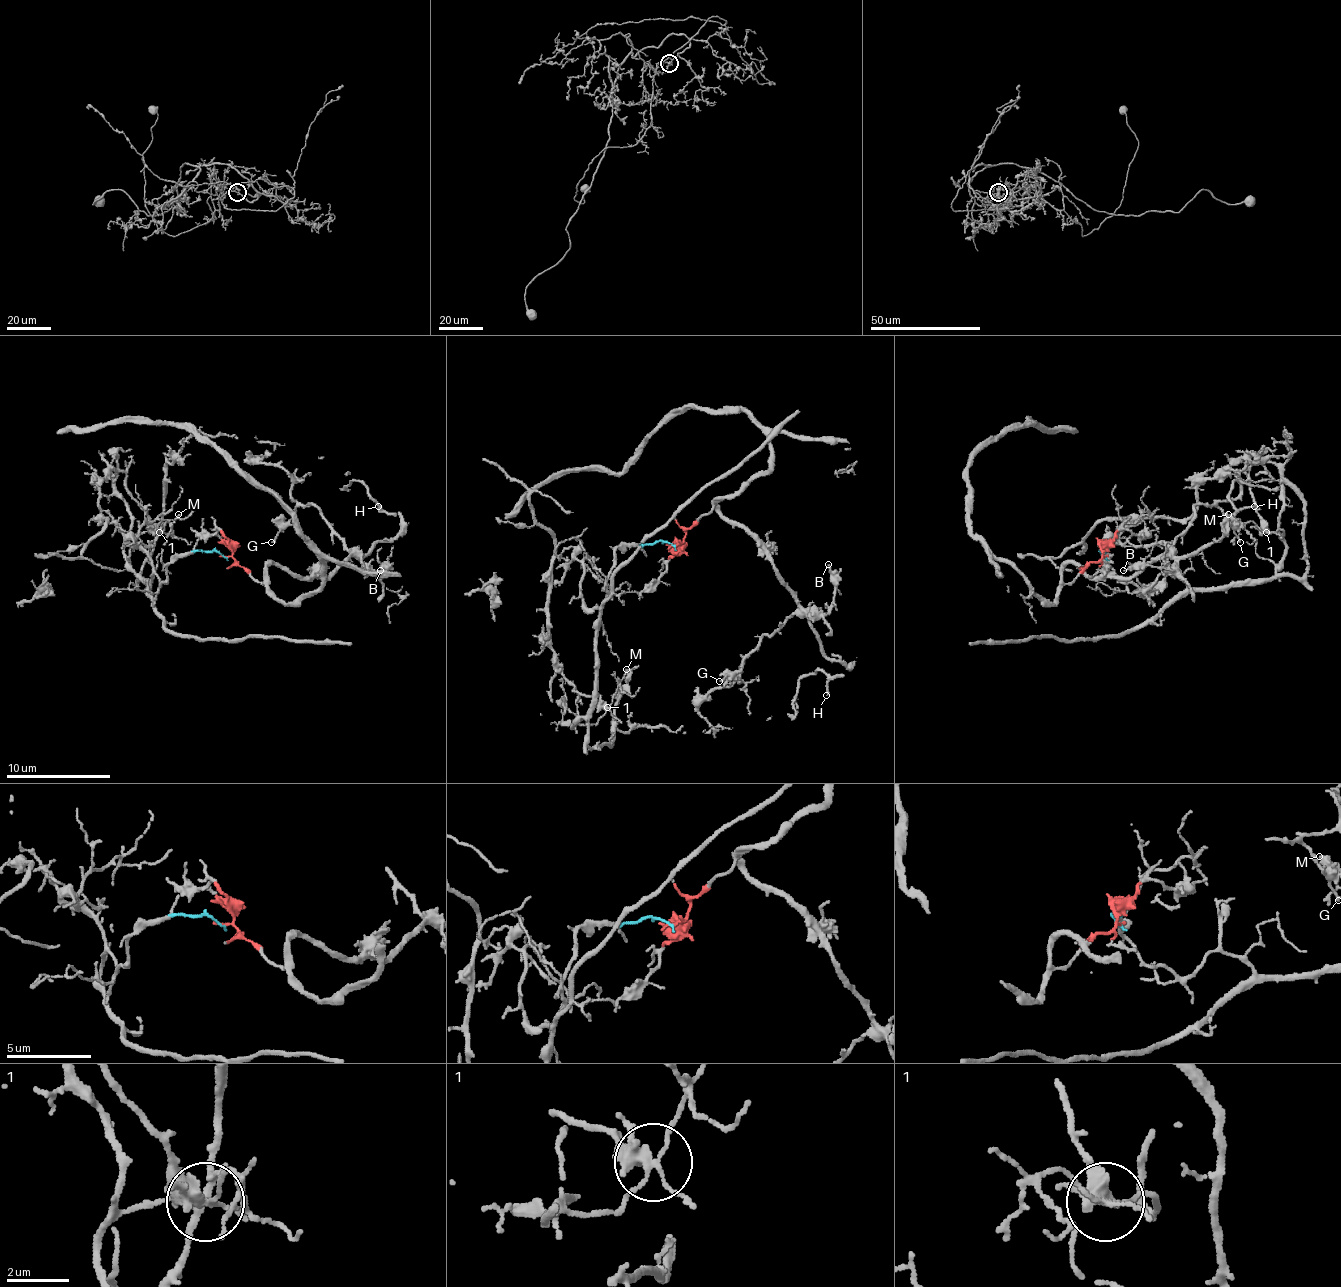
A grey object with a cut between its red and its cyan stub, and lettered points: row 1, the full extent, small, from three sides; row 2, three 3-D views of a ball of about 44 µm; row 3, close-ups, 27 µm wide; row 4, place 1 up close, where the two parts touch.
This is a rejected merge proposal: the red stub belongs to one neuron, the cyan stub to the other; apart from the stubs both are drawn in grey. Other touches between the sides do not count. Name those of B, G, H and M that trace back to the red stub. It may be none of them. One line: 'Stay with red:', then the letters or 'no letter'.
Stay with red: B, G, H

